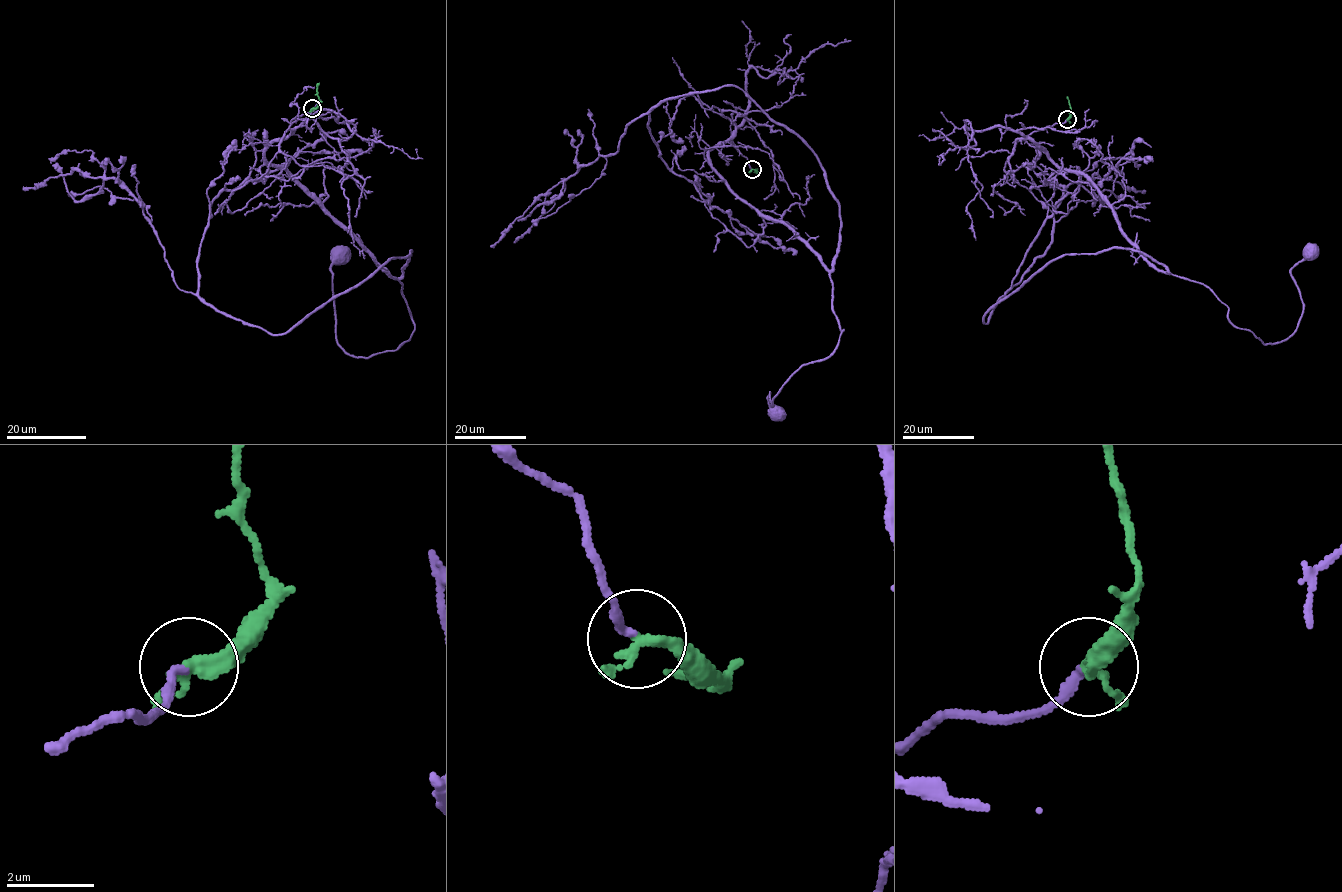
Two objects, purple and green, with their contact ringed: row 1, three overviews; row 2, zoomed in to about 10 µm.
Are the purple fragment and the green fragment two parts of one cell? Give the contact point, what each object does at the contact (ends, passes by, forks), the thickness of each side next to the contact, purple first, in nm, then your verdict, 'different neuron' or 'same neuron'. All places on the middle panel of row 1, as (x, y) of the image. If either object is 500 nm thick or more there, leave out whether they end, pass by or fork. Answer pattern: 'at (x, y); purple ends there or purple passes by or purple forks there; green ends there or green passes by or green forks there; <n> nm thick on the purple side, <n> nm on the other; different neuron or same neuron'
at (752, 169); purple ends there; green passes by; 190 nm thick on the purple side, 260 nm on the other; same neuron

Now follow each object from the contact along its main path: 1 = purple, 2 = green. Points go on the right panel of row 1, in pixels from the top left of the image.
1: (1067, 119), (1022, 138), (1093, 185), (1154, 267), (1203, 283), (1264, 344), (1296, 329), (1290, 270), (1311, 251)
2: (1067, 119), (1071, 114), (1067, 97)

